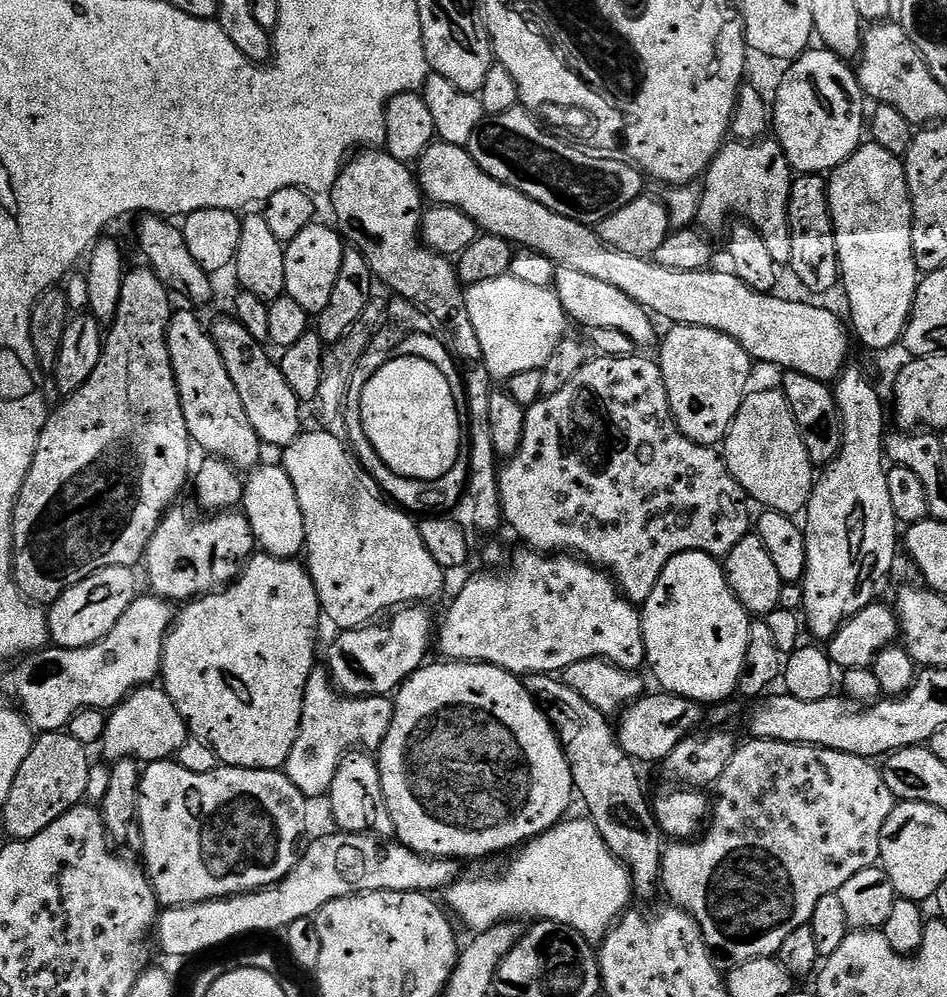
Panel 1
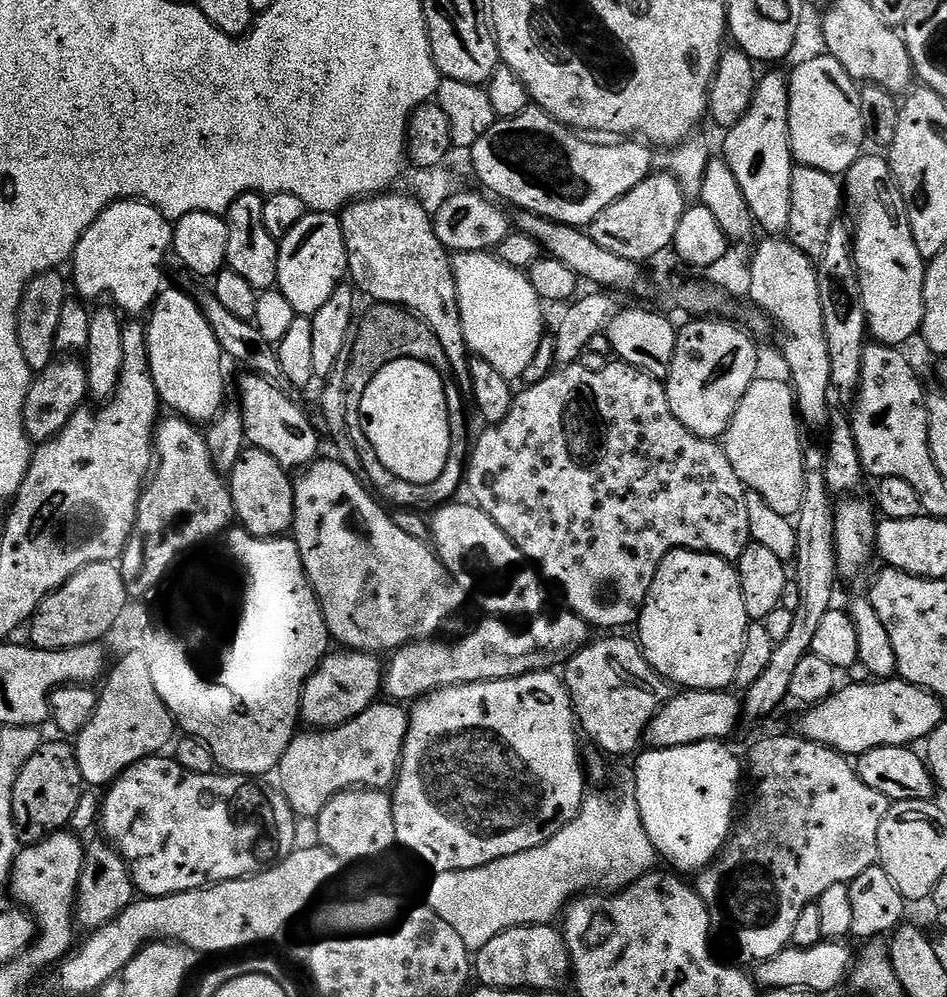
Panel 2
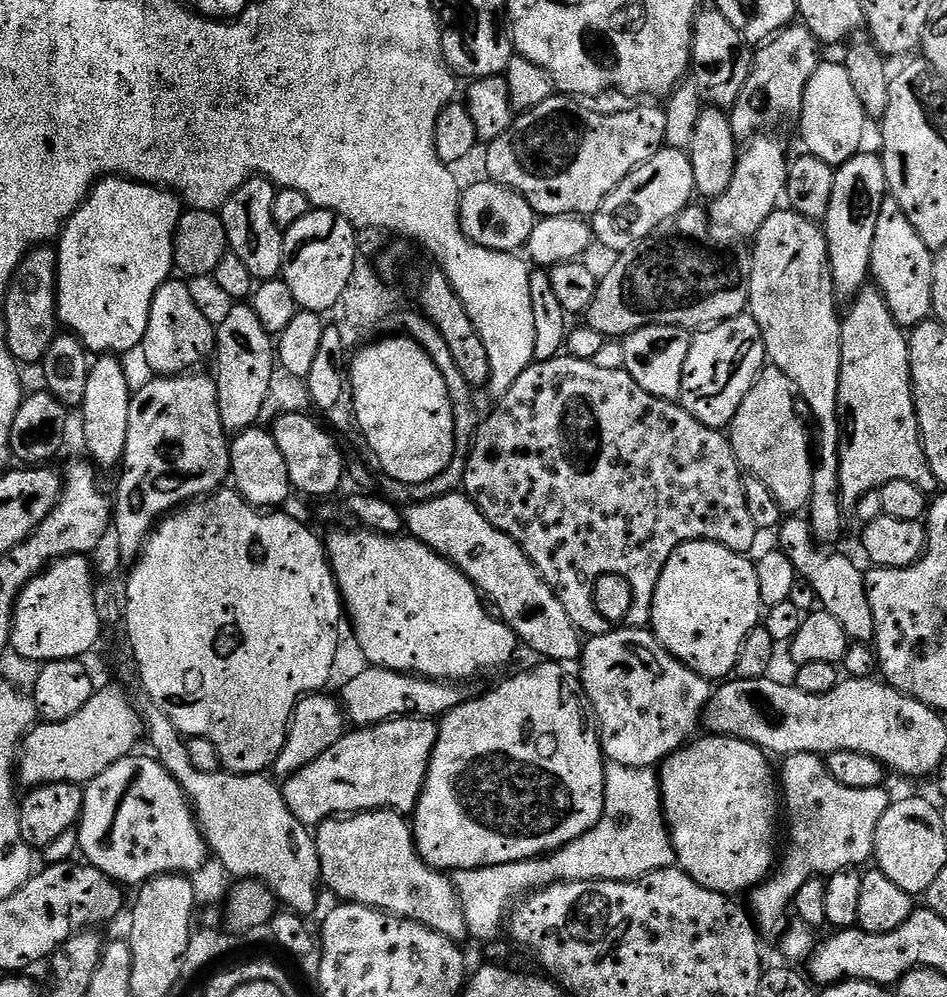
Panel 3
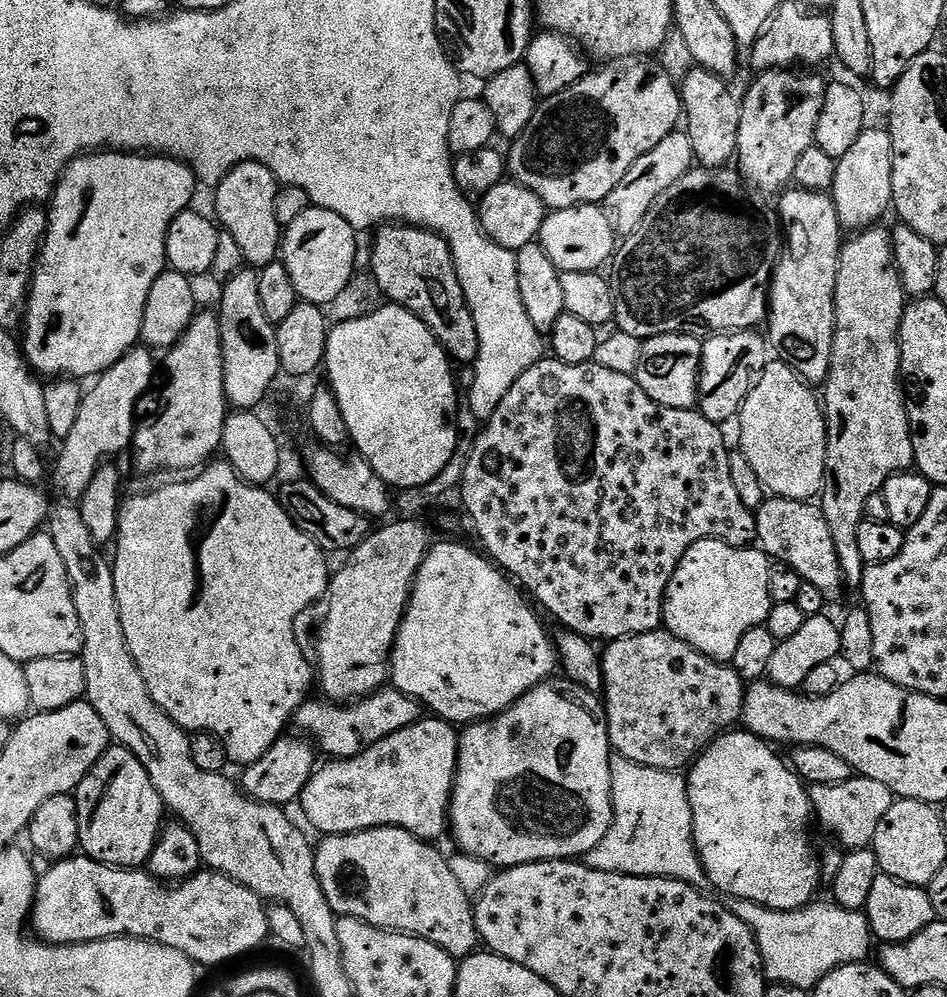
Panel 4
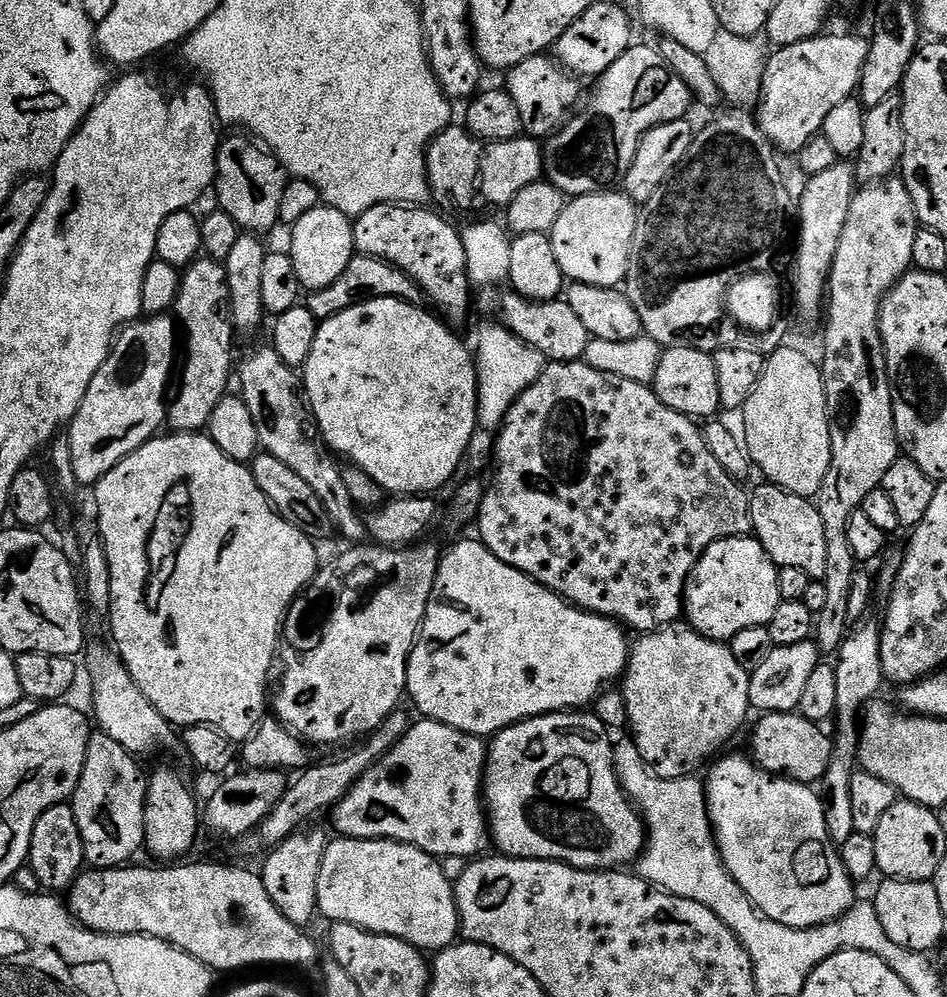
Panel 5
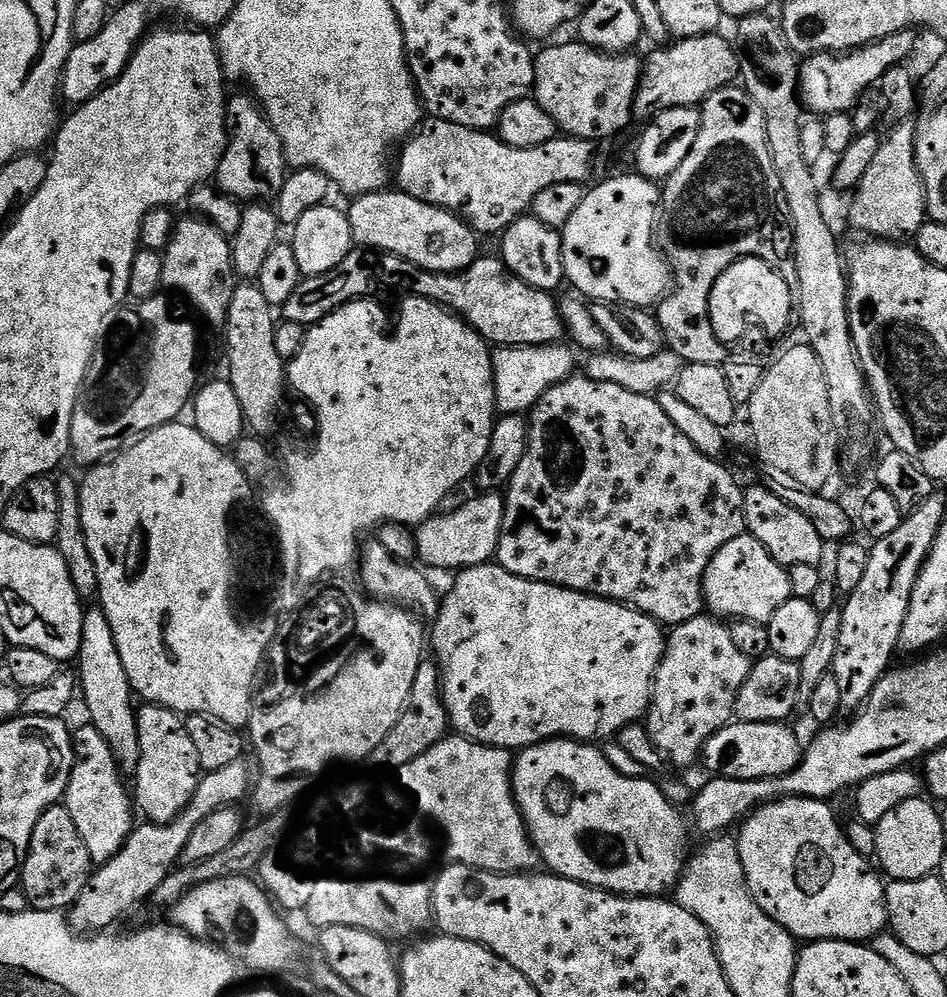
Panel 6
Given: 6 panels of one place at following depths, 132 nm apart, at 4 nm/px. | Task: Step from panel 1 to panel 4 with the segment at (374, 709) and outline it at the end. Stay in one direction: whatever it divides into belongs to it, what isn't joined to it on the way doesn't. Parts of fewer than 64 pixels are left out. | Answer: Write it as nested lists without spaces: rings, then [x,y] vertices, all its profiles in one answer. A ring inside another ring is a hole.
[[[415,720],[398,734],[367,745],[354,758],[317,767],[302,790],[298,808],[324,836],[390,826],[406,830],[419,840],[436,842],[450,824],[459,749],[457,729],[447,720]]]

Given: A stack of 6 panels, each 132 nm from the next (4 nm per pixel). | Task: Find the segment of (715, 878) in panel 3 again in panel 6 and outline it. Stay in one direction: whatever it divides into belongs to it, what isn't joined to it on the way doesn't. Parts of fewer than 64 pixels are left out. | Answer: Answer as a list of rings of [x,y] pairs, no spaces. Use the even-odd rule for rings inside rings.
[[[785,796],[772,801],[770,804],[760,805],[755,812],[751,813],[739,825],[739,828],[741,828],[738,843],[740,845],[740,857],[742,858],[742,870],[746,874],[746,882],[754,902],[758,902],[758,906],[762,906],[762,910],[770,918],[774,918],[774,922],[778,922],[783,926],[791,936],[795,936],[797,941],[850,940],[853,942],[868,942],[888,928],[888,907],[886,906],[886,894],[884,893],[886,884],[885,881],[880,881],[881,873],[879,871],[876,871],[877,873],[872,872],[871,866],[868,865],[871,863],[865,857],[859,856],[854,850],[854,846],[850,846],[845,829],[842,824],[840,828],[830,805],[831,803],[822,800],[811,800],[805,796]]]

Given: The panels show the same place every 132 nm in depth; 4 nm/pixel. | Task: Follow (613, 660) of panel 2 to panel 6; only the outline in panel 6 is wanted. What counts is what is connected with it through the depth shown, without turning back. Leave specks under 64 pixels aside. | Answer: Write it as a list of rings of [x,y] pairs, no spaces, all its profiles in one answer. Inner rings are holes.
[[[702,614],[690,622],[675,625],[667,633],[664,656],[656,671],[656,681],[652,684],[652,703],[648,705],[646,727],[654,746],[664,753],[669,765],[688,768],[695,760],[697,763],[701,759],[705,742],[733,719],[736,699],[752,665],[753,661],[748,660],[738,646],[734,646],[731,627],[711,614]]]

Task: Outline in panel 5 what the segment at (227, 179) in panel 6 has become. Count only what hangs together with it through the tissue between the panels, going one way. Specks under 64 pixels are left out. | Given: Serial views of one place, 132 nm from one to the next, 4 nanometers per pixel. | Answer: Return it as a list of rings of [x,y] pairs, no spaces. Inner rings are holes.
[[[239,134],[221,139],[220,151],[216,153],[216,182],[214,193],[219,211],[230,214],[236,225],[248,234],[265,234],[272,227],[280,224],[280,203],[286,183],[286,173],[276,161],[275,155],[263,144],[257,142],[251,135]]]

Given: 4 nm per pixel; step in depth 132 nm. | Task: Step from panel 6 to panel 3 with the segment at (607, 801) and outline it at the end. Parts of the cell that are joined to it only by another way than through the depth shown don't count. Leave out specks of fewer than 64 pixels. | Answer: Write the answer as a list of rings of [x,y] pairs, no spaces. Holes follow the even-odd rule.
[[[540,662],[537,668],[532,668],[529,672],[520,672],[517,676],[502,681],[500,688],[478,697],[477,700],[465,699],[464,703],[447,712],[439,721],[438,738],[424,779],[424,789],[416,803],[416,811],[410,816],[412,835],[416,838],[416,852],[431,868],[451,874],[471,868],[516,864],[519,860],[534,860],[566,847],[582,834],[586,834],[602,818],[606,757],[604,751],[600,749],[597,729],[590,723],[588,695],[580,677],[575,671],[567,672],[564,668],[567,667],[560,662]]]

